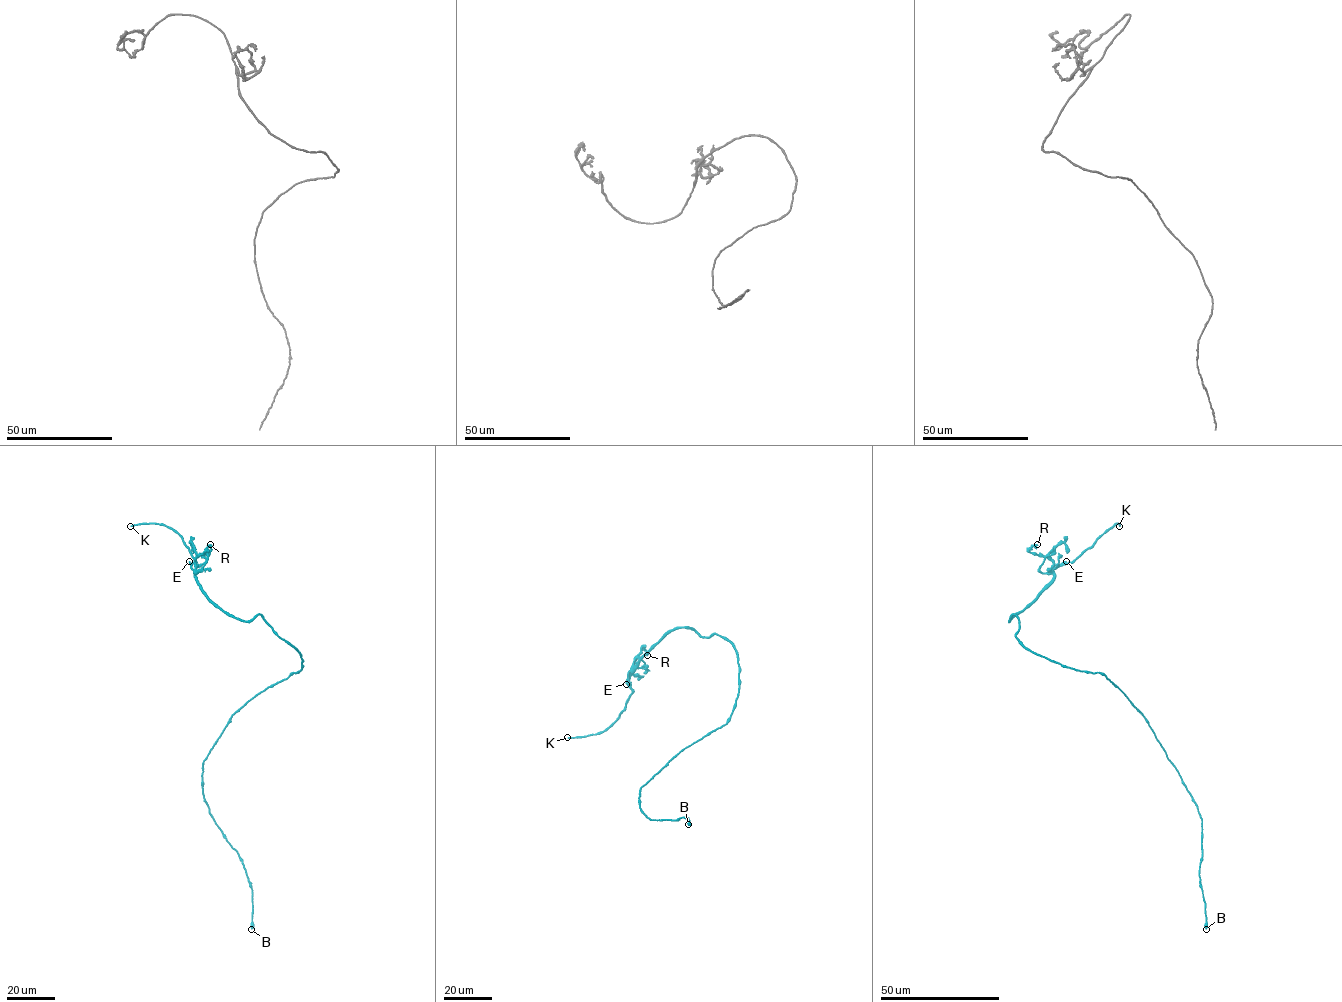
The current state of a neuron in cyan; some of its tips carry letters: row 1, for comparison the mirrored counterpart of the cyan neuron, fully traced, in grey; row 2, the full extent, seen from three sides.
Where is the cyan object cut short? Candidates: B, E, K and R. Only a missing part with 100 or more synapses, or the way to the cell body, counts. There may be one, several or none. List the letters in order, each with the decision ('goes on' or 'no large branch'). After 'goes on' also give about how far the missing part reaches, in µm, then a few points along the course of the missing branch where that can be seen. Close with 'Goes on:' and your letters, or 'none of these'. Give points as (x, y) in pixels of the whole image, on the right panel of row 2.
B: no large branch
E: no large branch
K: goes on | 80 µm | (1119, 526), (1113, 539), (1075, 576), (1068, 579), (1047, 577), (1051, 565), (1058, 565)
R: no large branch
Goes on: K

